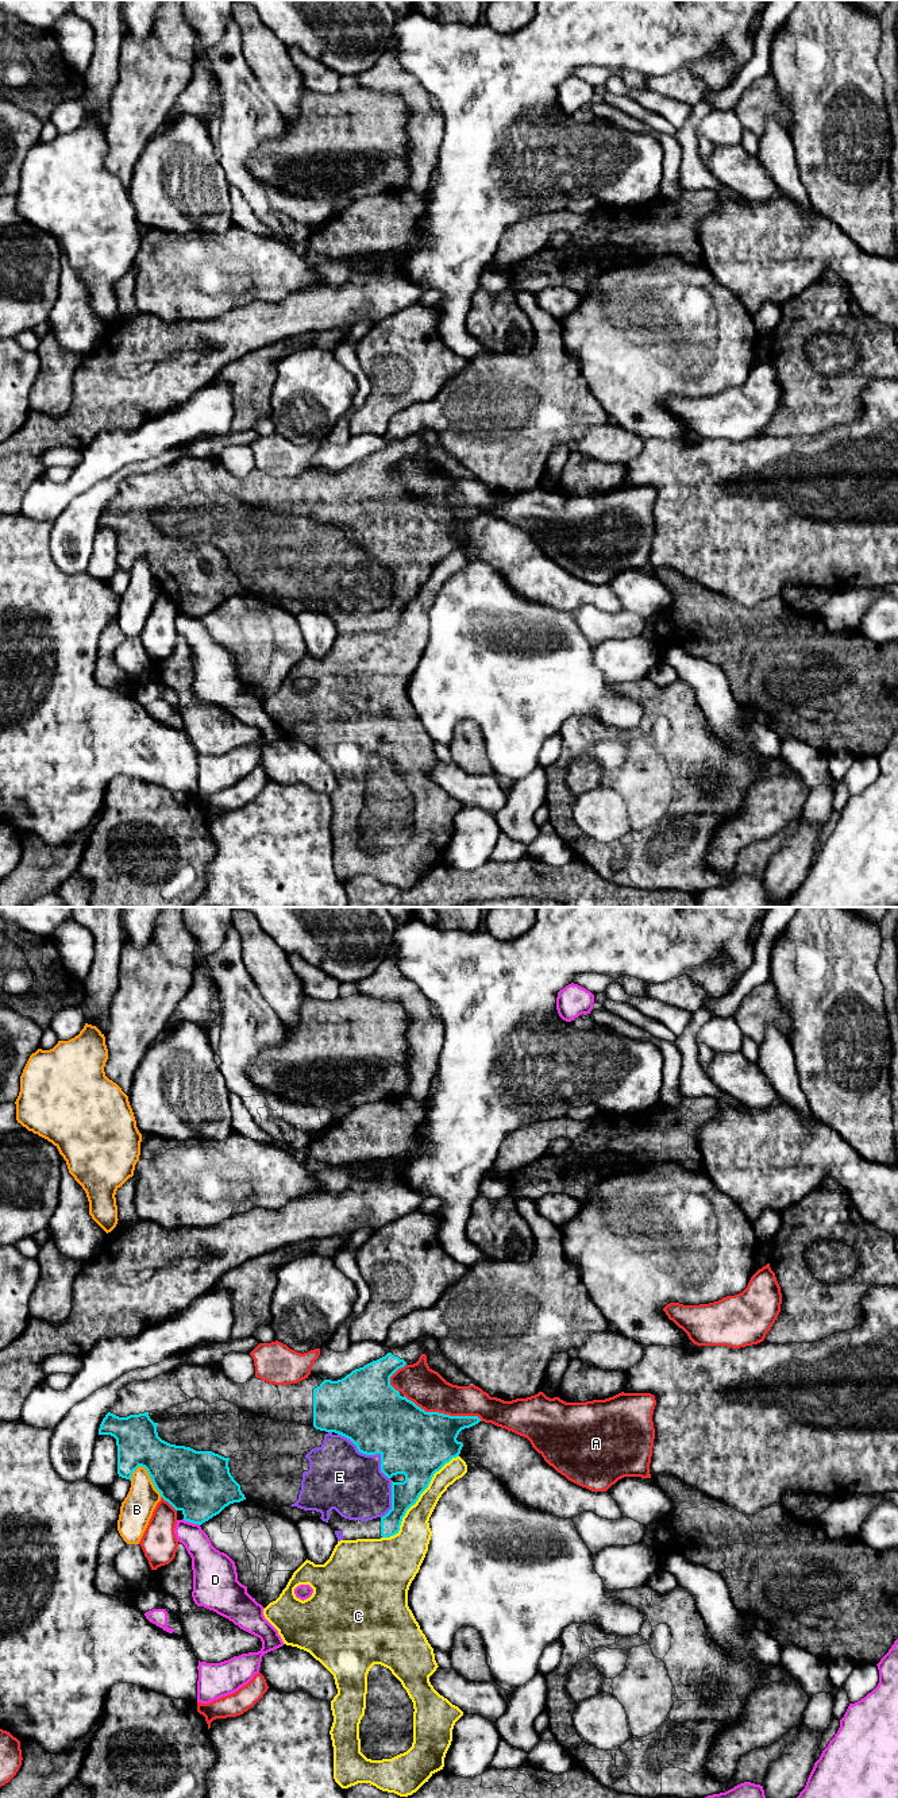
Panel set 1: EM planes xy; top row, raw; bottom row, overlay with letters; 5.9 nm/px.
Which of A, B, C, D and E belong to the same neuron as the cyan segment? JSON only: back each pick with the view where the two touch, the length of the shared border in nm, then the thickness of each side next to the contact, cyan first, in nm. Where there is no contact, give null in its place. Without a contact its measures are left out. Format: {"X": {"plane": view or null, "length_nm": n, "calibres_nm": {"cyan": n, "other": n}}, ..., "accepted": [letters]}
{"E": {"plane": "xy", "length_nm": 420, "calibres_nm": {"cyan": 400, "other": 380}}, "accepted": ["E"]}

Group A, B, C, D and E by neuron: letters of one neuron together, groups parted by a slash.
A / B / C / D / E

